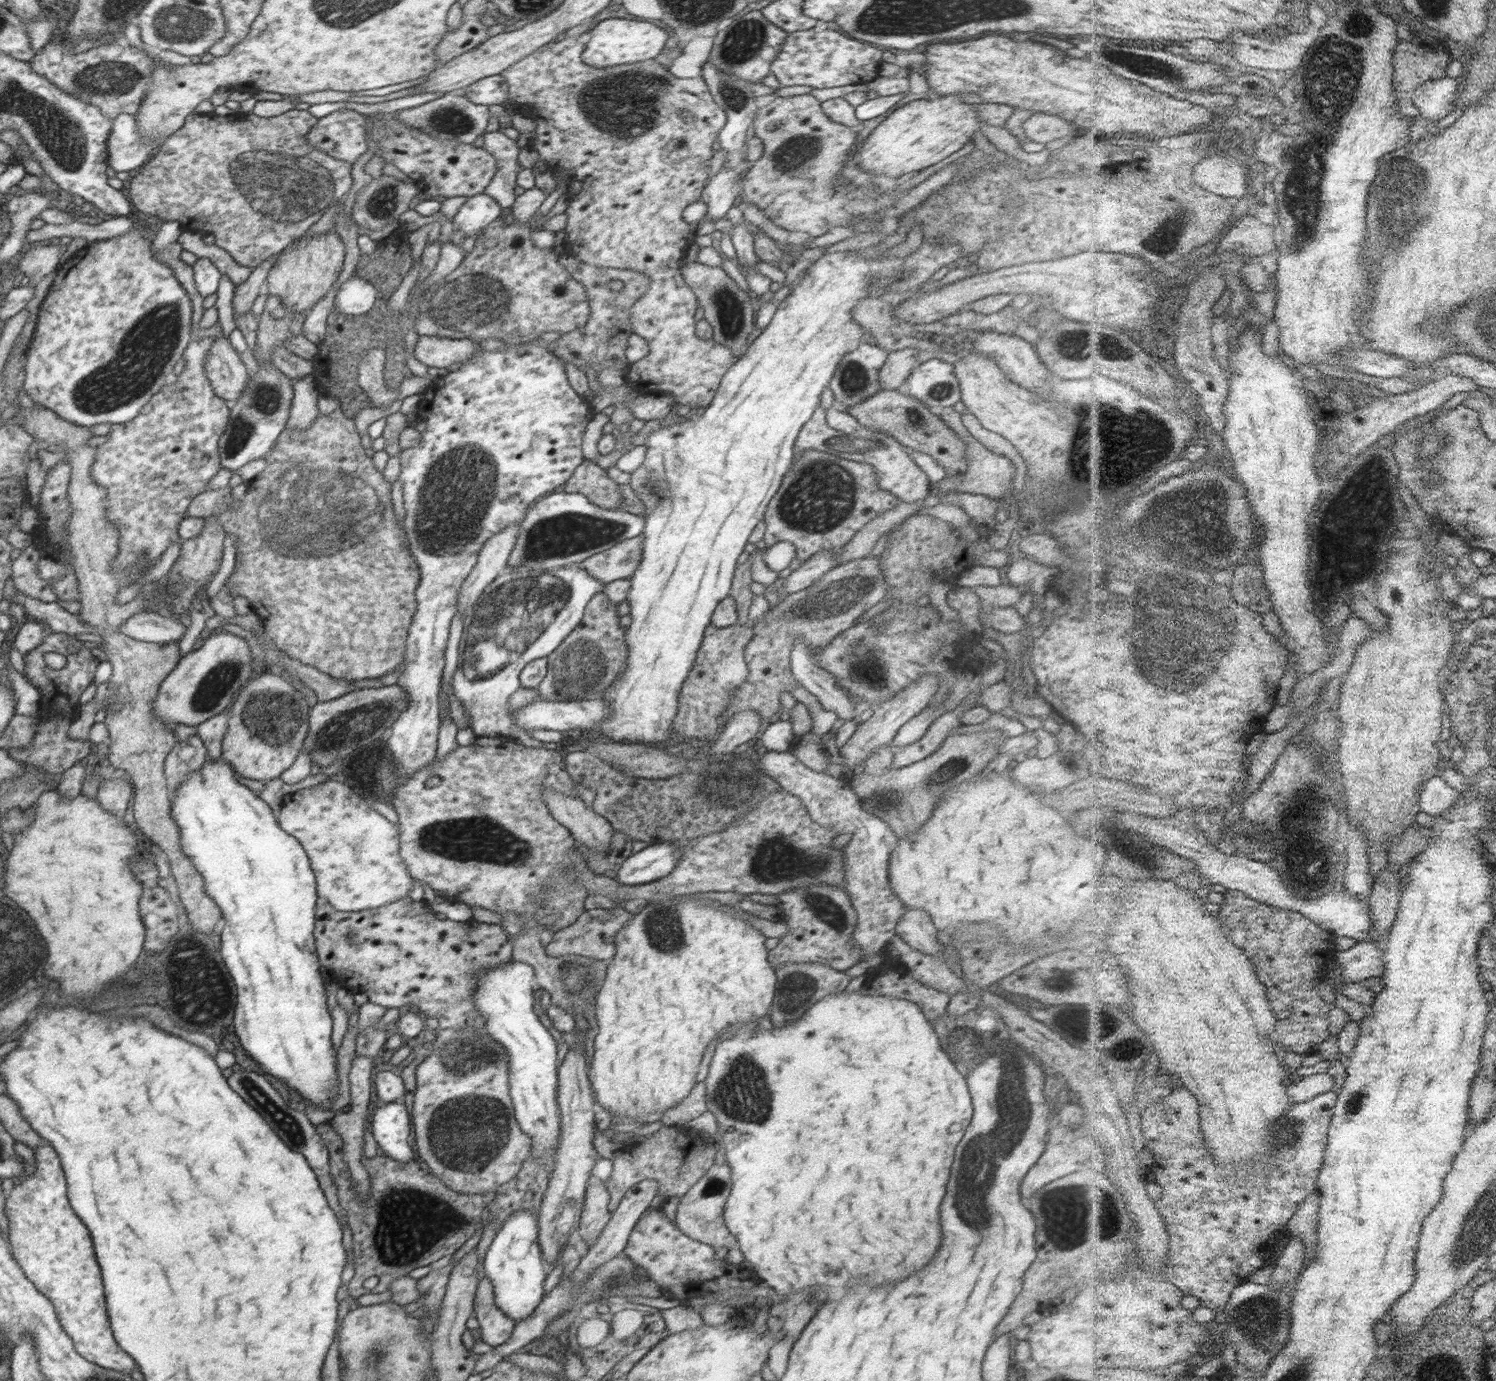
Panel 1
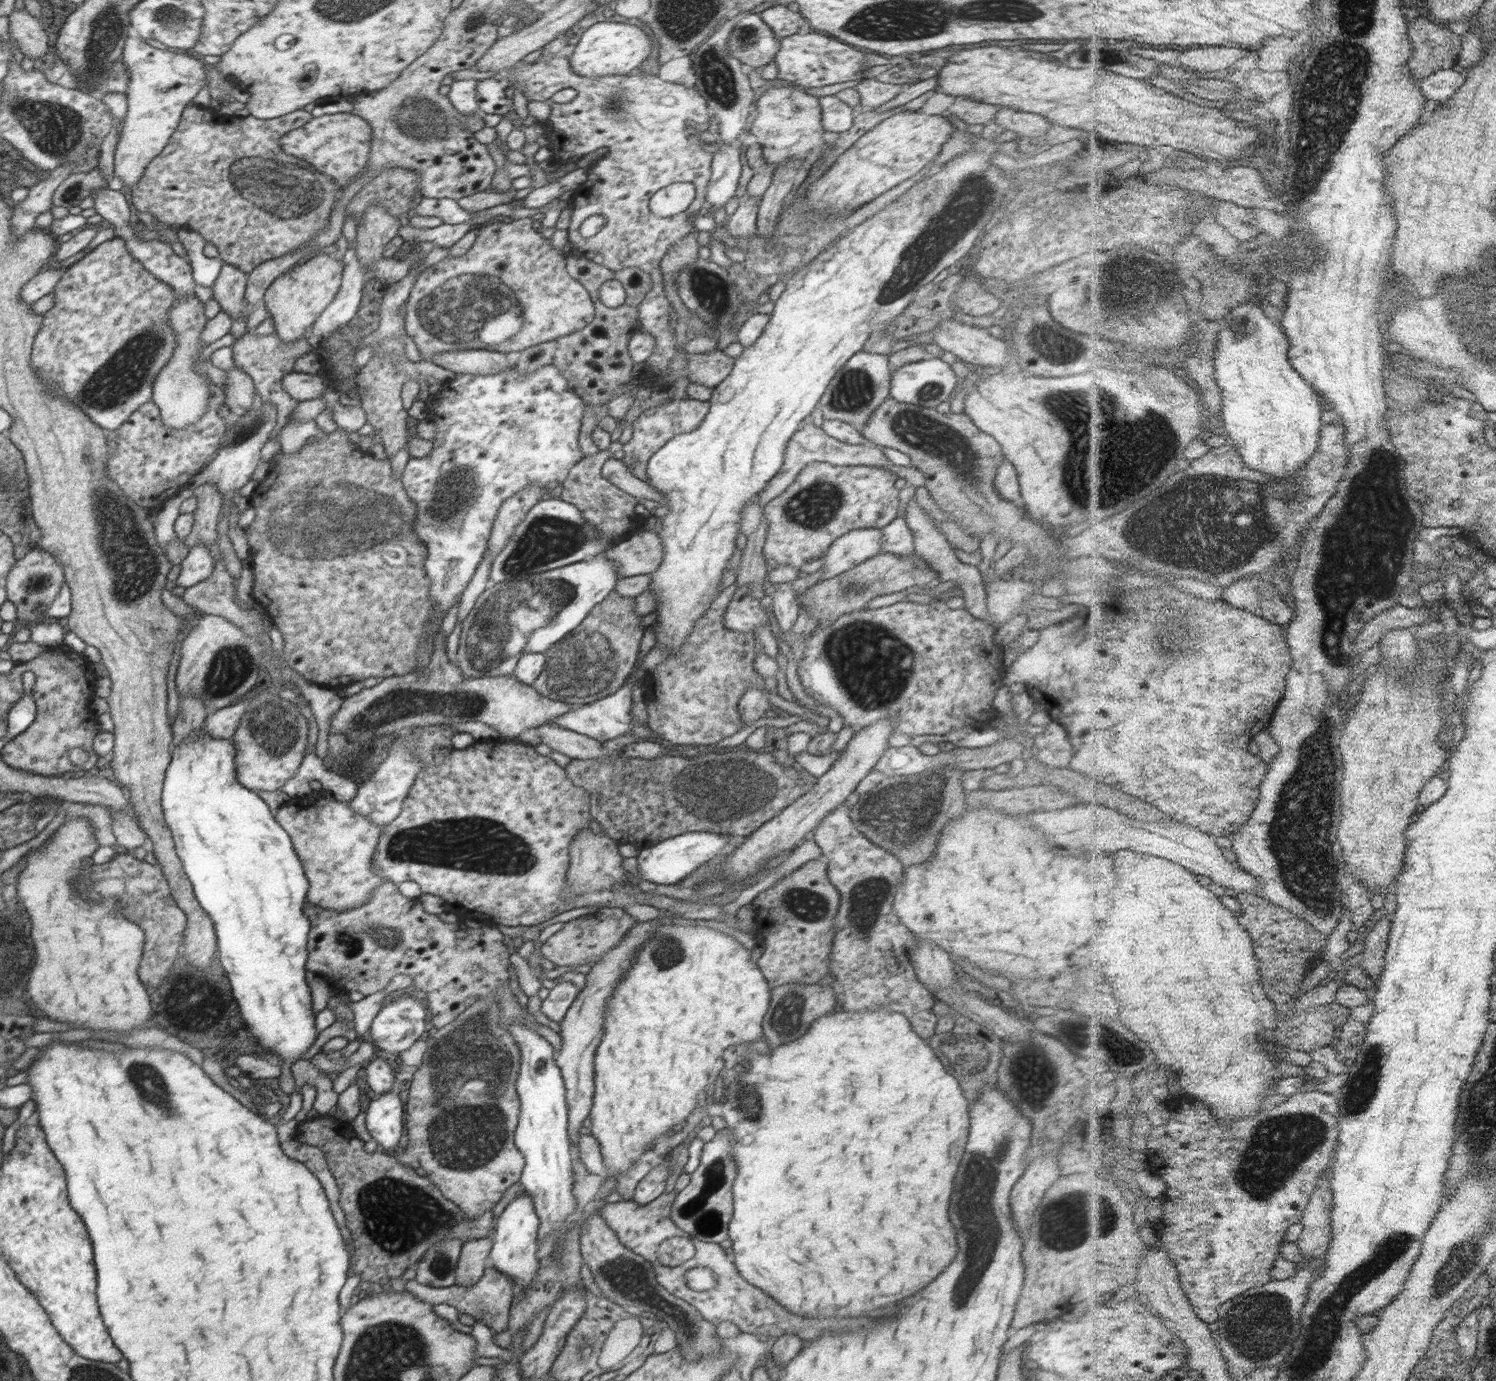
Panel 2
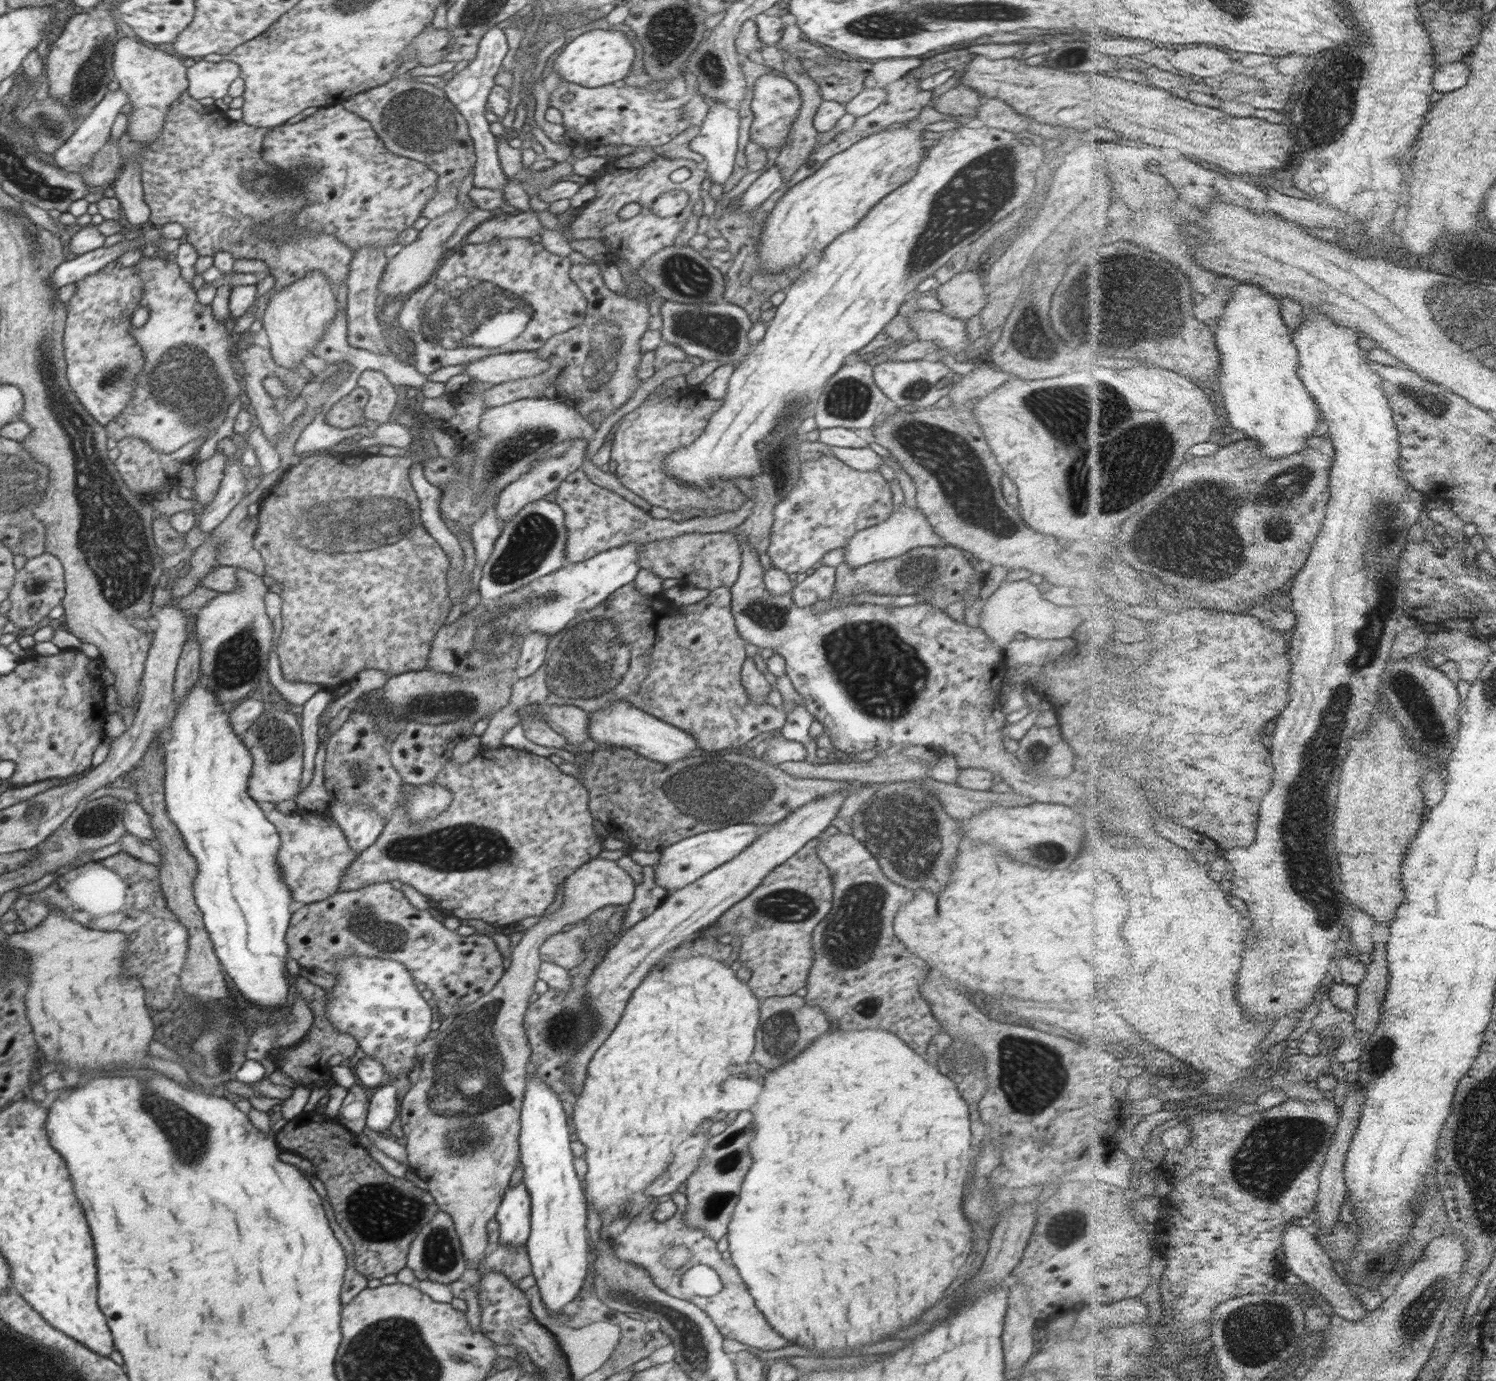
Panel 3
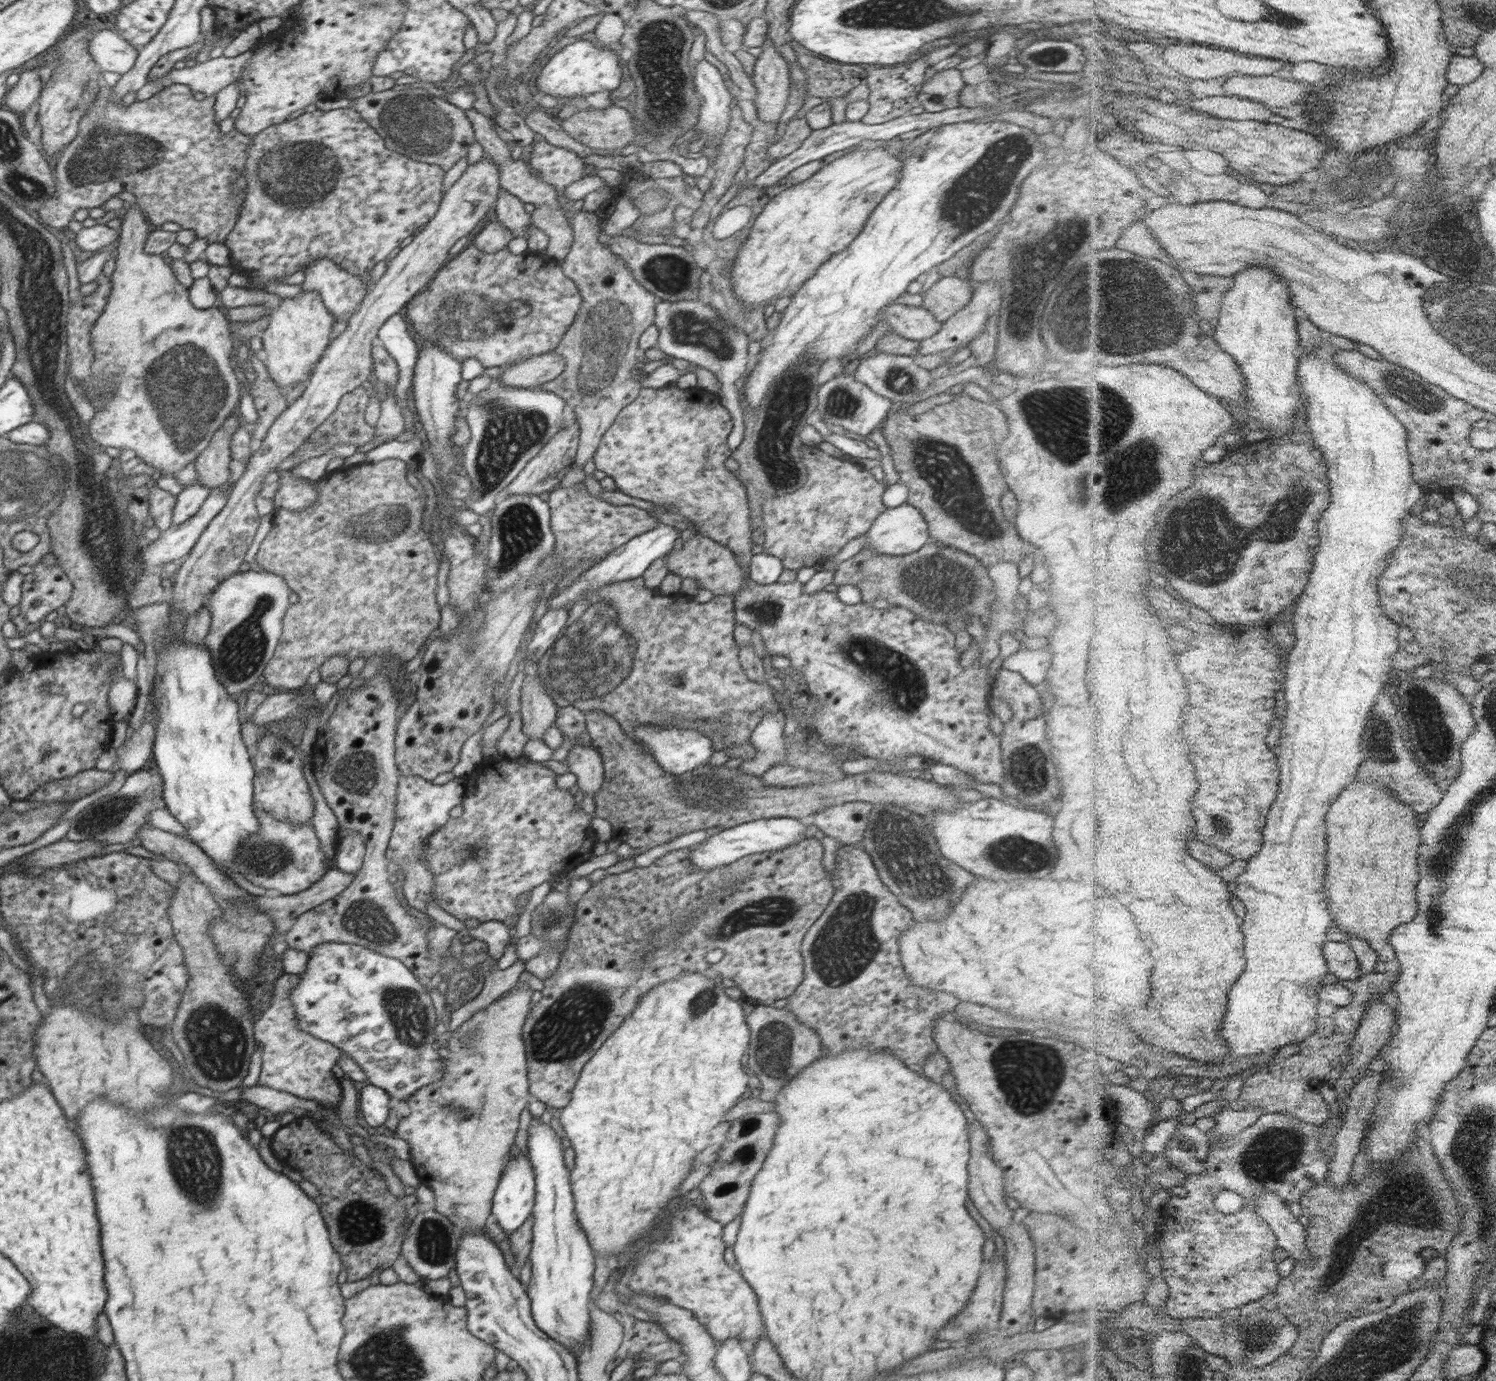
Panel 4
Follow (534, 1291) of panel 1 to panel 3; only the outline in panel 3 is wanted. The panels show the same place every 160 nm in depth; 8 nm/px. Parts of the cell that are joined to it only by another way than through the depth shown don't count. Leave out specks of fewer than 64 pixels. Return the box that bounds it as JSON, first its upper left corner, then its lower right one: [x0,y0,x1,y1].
[495,1182,531,1250]

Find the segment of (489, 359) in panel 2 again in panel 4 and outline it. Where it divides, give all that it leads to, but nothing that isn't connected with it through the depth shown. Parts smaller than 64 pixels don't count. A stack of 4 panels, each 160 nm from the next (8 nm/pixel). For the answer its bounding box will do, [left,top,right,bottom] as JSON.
[495,352,566,388]

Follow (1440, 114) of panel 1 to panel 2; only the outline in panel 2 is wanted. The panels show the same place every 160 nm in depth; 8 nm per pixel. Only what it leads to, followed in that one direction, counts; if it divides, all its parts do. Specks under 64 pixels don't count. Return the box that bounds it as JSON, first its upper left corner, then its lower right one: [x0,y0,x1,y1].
[1419,69,1467,104]

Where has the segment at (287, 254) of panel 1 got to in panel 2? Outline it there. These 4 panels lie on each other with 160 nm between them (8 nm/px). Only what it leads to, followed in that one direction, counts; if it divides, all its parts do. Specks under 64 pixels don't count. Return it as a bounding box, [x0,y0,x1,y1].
[262,254,344,342]

